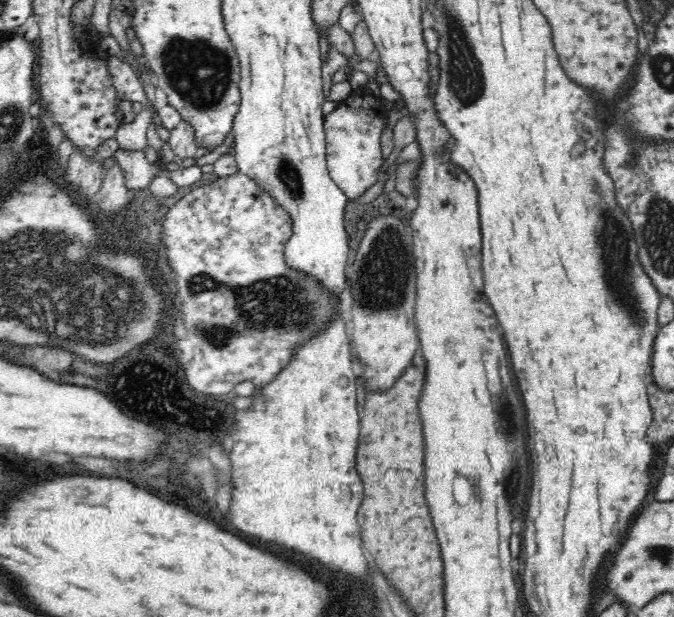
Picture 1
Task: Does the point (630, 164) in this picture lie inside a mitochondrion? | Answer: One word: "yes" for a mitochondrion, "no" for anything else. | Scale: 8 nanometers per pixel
yes

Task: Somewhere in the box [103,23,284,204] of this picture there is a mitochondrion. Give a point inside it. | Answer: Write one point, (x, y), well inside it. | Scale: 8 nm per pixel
(199, 72)

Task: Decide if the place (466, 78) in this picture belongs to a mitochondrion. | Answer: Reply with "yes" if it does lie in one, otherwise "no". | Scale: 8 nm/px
yes

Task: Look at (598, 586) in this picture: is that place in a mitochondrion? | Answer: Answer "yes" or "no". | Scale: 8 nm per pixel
no

